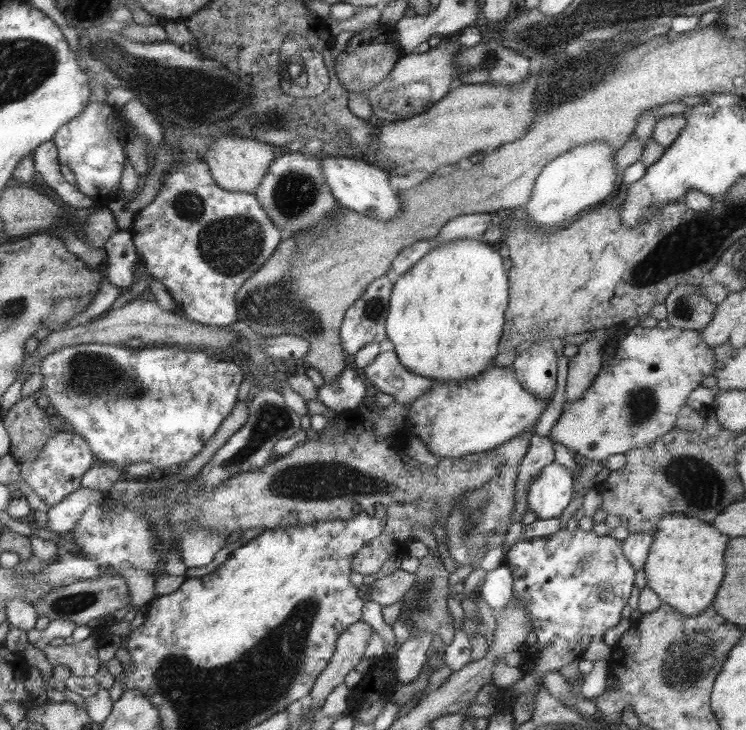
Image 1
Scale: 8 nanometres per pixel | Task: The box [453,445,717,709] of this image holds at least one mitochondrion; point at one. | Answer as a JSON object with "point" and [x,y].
{"point":[681,474]}

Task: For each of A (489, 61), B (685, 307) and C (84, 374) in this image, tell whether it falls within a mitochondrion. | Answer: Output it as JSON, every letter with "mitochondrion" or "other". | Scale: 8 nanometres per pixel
{"A":"mitochondrion","B":"mitochondrion","C":"mitochondrion"}

